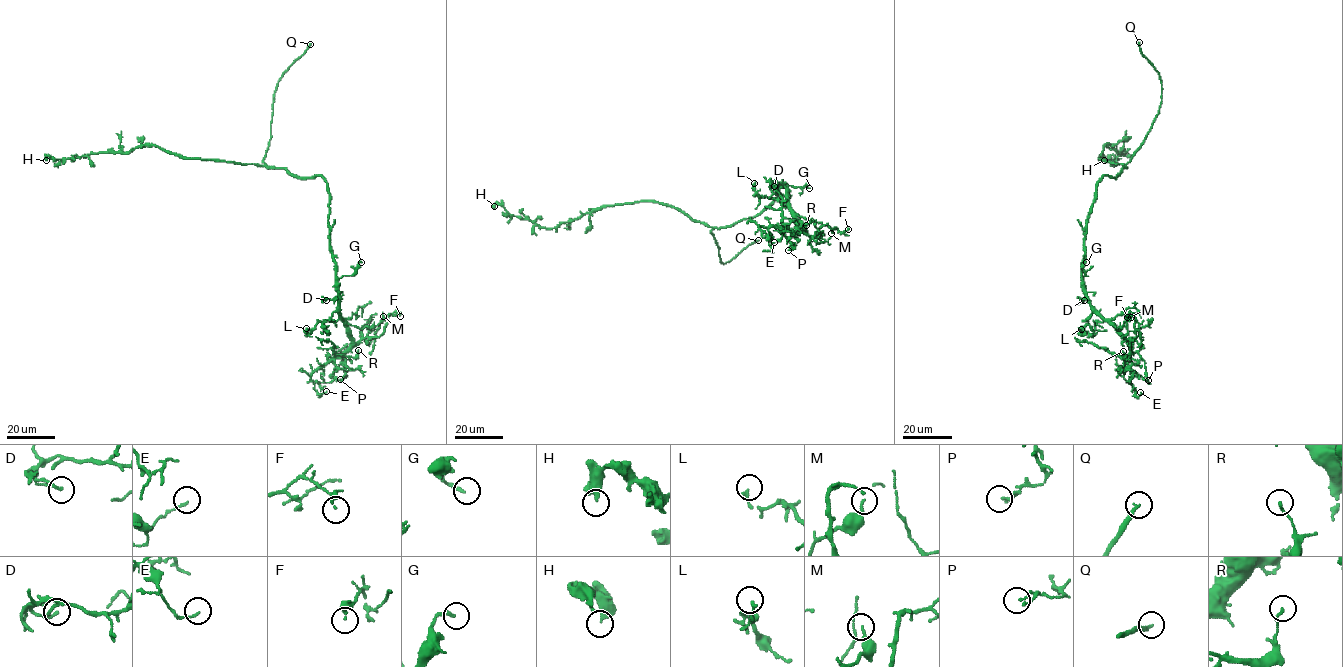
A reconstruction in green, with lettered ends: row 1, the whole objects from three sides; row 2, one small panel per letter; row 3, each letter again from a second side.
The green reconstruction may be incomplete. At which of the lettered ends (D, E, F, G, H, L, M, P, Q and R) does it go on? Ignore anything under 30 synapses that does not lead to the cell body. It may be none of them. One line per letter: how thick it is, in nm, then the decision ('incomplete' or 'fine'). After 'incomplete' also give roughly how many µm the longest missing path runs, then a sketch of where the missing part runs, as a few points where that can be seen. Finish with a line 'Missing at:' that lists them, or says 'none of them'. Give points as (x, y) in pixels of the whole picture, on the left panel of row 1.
D: calibre 170 nm; fine
E: calibre 110 nm; fine
F: calibre 170 nm; fine
G: calibre 190 nm; fine
H: calibre 320 nm; fine
L: calibre 170 nm; fine
M: calibre 140 nm; fine
P: calibre 160 nm; fine
Q: calibre 200 nm; incomplete; missing 7 µm; course (310, 44), (318, 32)
R: calibre 140 nm; fine
Missing at: Q

